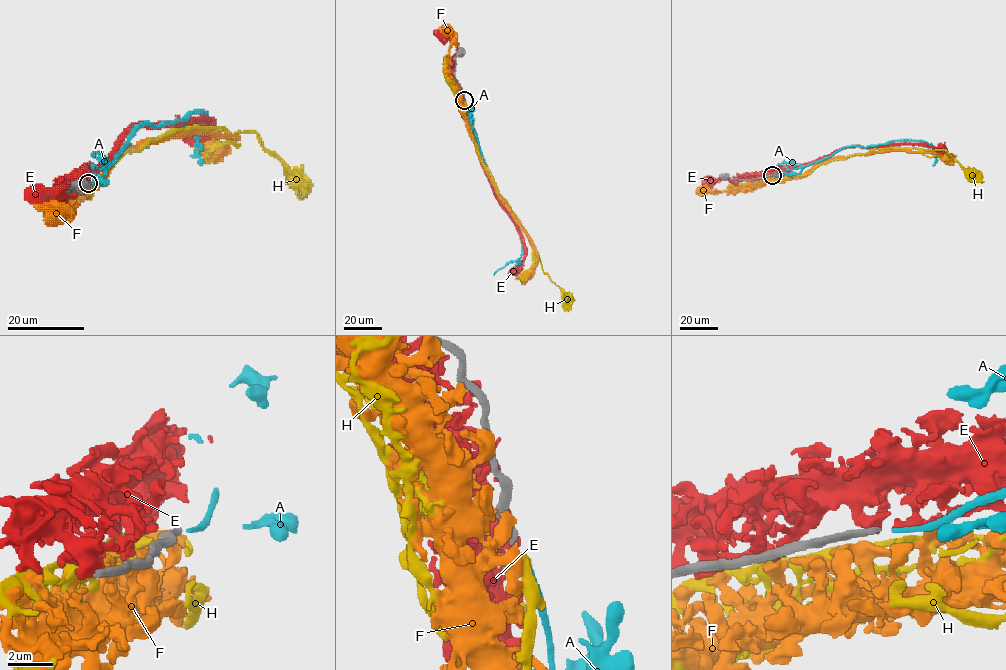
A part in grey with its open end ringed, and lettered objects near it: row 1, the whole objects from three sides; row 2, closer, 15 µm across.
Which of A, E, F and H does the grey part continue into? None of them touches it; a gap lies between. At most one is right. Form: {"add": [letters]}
{"add": ["A"]}

